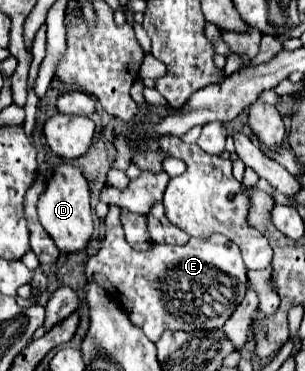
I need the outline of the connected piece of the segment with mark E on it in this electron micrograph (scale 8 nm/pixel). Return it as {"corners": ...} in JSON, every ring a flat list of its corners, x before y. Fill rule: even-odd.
{"corners":[[109,207,109,215,105,219,105,239,103,247,95,257,91,257,85,265,85,275,89,283,97,283,103,287,115,301,119,301,121,309,129,315,131,323,139,327,151,341,157,341,163,331,203,331,203,329,219,329,233,315,235,307,245,297,247,289,247,269,241,263,241,251,237,245,229,243,223,235,213,235,213,239,189,239,187,245,153,245,149,251,139,253,125,243,121,225,119,225,119,207],[219,275,227,275,227,281,221,281]]}

